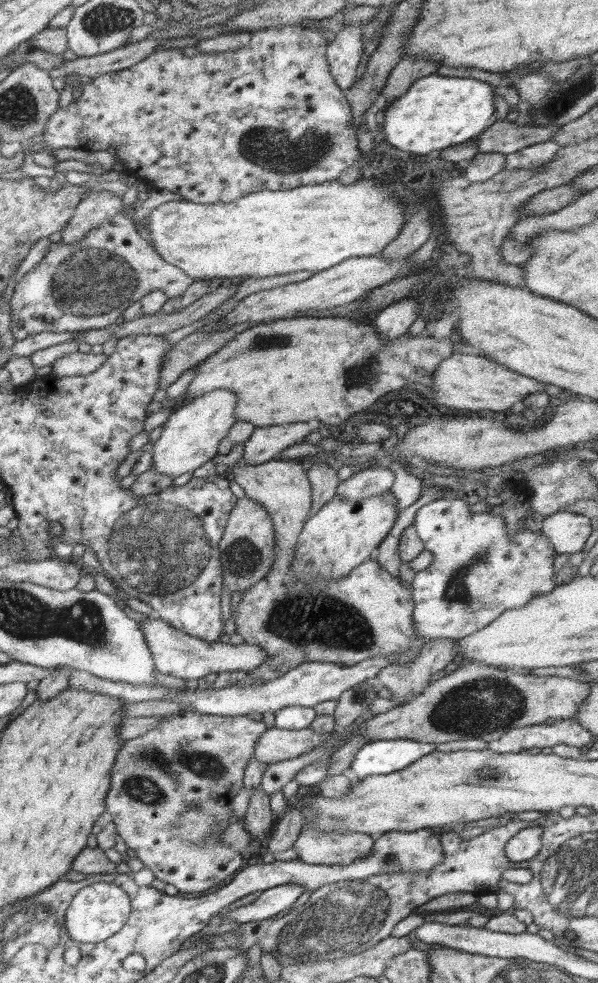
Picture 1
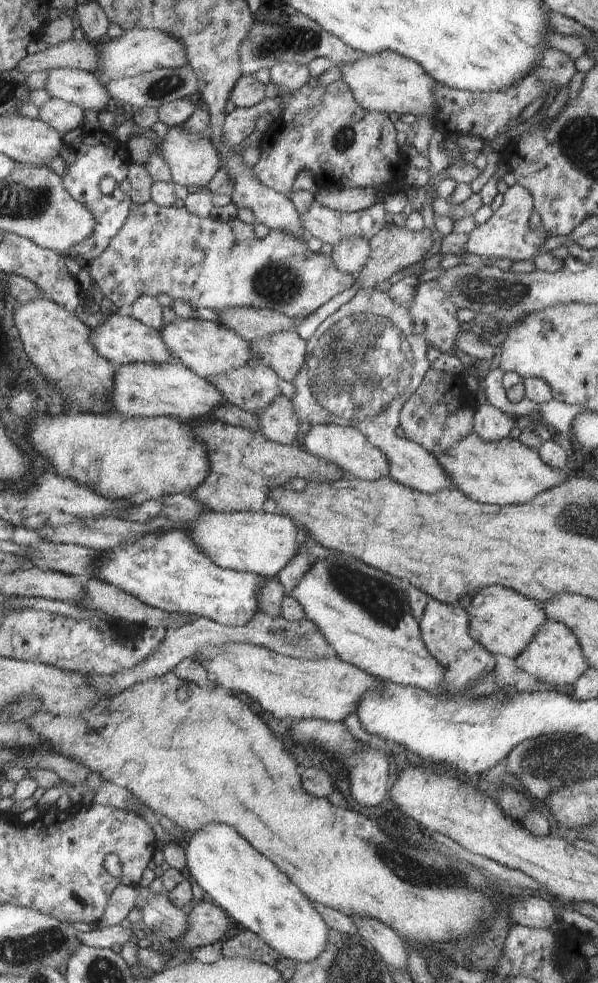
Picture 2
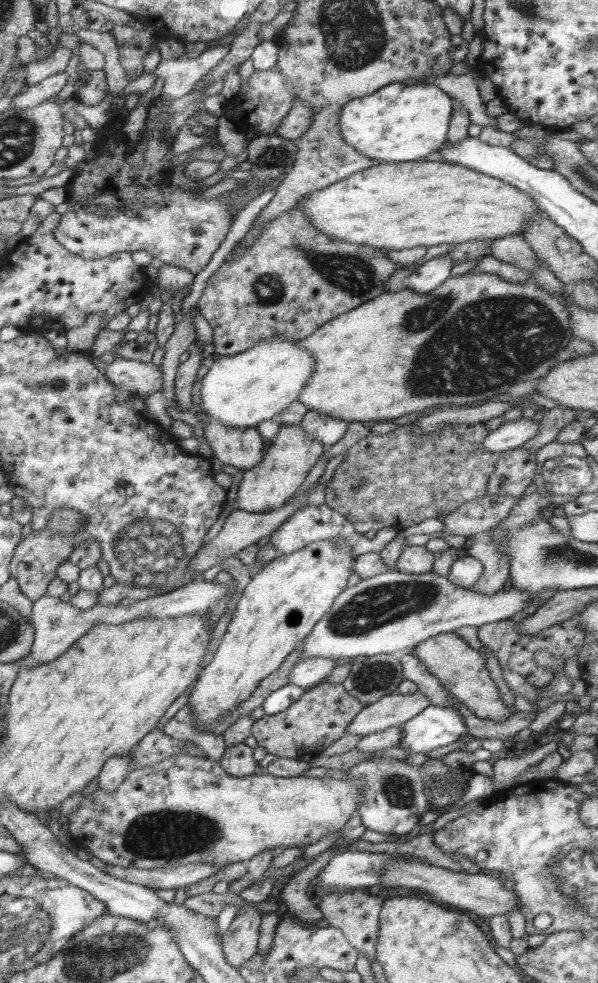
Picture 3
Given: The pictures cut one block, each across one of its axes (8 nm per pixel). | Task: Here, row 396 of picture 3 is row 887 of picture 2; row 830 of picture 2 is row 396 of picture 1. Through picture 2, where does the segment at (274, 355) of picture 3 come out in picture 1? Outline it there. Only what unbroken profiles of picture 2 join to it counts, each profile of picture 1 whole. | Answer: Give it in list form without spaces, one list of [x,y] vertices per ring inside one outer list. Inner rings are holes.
[[[214,389],[202,393],[195,399],[184,400],[170,413],[163,424],[160,438],[153,444],[152,468],[156,474],[173,478],[172,485],[183,486],[194,476],[196,468],[212,460],[218,452],[220,443],[228,436],[235,417],[237,403],[235,394],[228,389]]]

